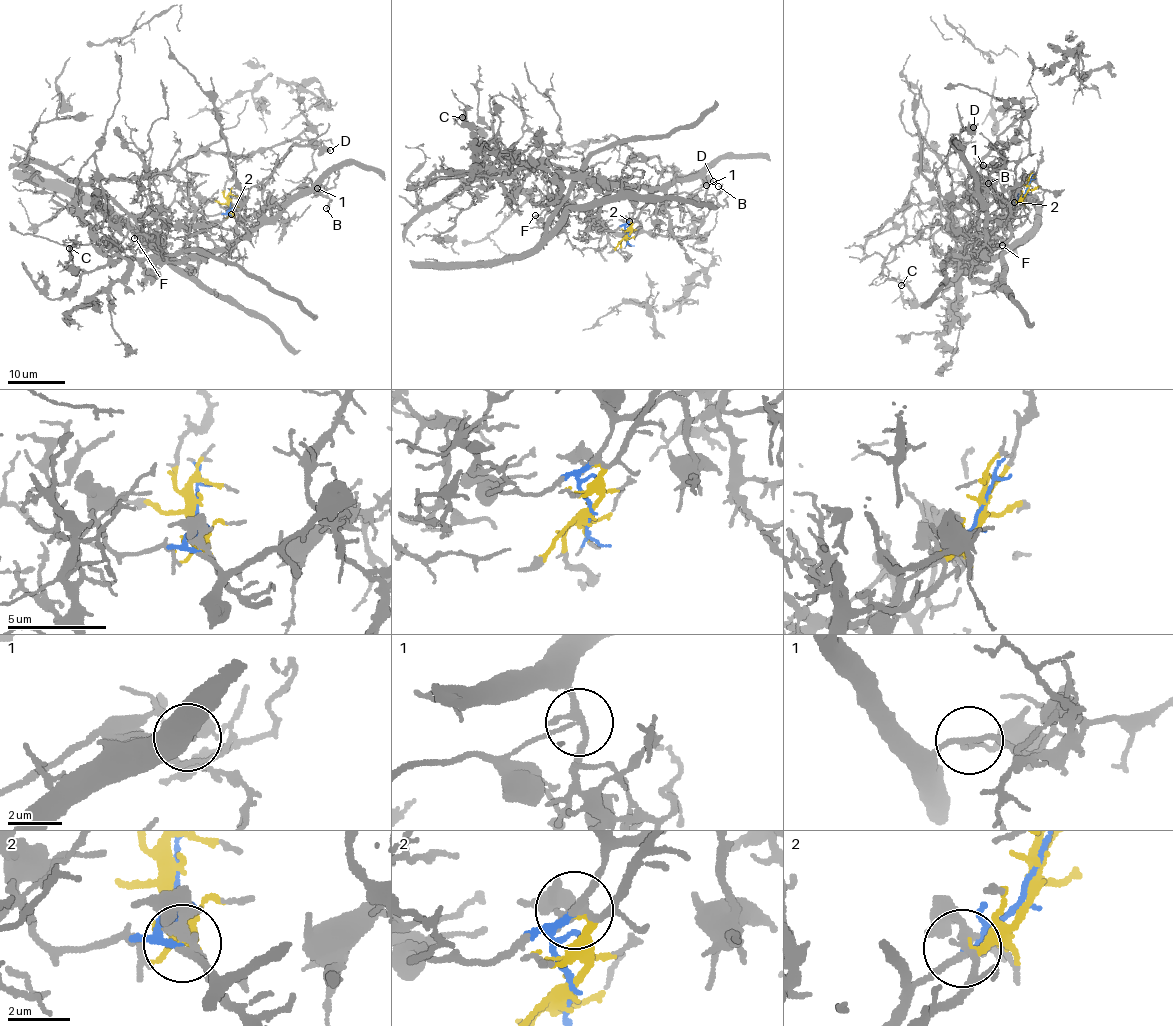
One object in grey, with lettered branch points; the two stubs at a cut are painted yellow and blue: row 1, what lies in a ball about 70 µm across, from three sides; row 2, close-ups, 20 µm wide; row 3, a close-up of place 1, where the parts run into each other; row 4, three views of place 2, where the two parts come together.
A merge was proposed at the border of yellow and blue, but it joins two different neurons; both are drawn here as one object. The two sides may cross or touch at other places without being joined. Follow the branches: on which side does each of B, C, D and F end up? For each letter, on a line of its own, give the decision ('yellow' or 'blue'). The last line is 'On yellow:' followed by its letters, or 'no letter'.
B: yellow
C: yellow
D: blue
F: yellow
On yellow: B, C, F

